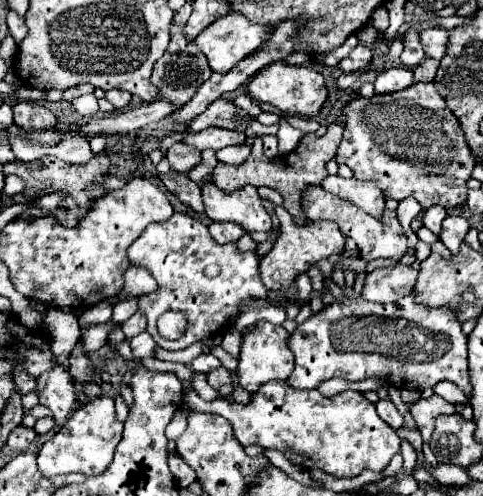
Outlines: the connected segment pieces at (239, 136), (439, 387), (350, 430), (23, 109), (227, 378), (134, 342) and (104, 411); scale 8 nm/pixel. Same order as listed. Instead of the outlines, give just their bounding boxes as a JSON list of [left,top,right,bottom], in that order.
[[183,127,245,149],[433,381,467,403],[183,381,399,477],[13,101,57,131],[207,367,233,389],[129,331,157,359],[37,397,123,477]]

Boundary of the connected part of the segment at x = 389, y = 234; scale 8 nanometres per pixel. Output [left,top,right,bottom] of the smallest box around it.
[301,185,407,261]

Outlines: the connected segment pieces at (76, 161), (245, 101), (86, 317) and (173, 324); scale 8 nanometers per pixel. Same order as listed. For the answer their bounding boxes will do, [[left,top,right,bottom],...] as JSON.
[[47,139,95,165],[233,95,261,119],[78,301,111,329],[157,311,185,339]]

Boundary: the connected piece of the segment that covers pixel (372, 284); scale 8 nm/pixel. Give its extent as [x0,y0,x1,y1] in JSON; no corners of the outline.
[363,263,417,303]

